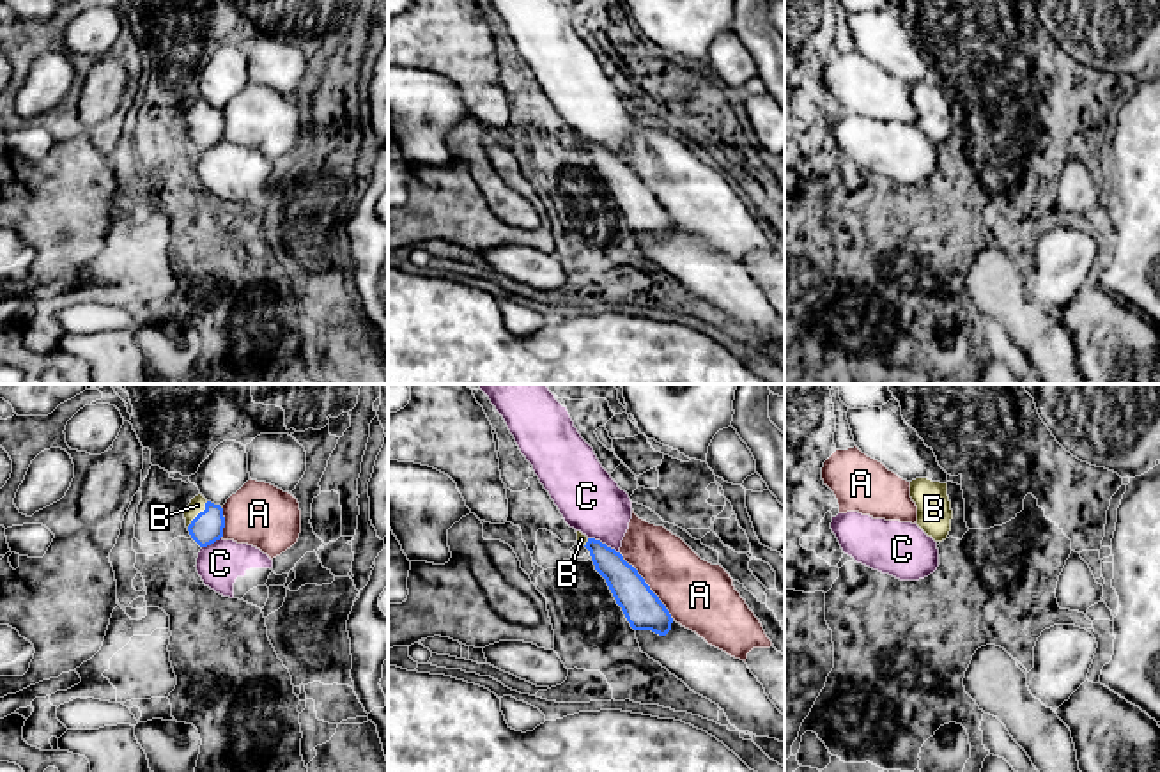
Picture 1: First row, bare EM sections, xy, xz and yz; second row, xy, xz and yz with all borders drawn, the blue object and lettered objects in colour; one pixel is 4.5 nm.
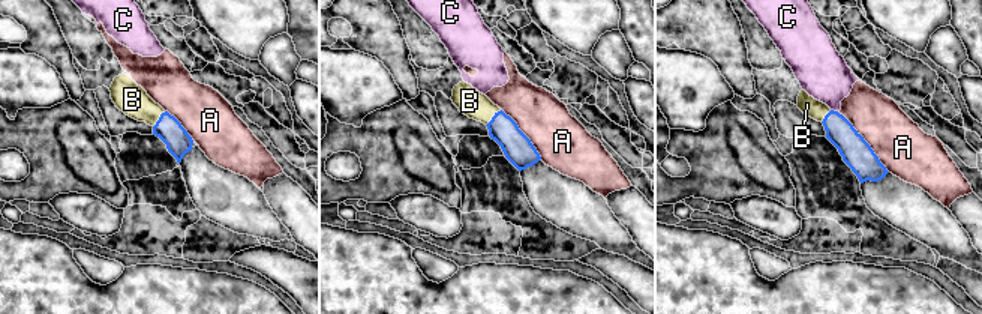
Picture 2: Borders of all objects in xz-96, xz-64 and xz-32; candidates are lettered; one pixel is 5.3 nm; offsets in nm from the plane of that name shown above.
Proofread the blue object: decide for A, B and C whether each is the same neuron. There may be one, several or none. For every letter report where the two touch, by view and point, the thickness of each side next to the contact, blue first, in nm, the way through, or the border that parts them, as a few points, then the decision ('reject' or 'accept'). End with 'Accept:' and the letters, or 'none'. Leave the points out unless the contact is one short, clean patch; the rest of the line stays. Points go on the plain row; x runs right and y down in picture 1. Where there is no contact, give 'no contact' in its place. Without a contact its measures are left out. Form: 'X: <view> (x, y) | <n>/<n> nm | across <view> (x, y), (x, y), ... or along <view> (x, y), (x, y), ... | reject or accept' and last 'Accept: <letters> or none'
A: xz (649, 190) | 170/300 nm | reject
B: xy (199, 117) | 150/70 nm | across xy (206, 131), (199, 117), (197, 108) | accept
C: xz (604, 147) | 160/280 nm | along xz (588, 140), (599, 142), (618, 156) | reject
Accept: B

